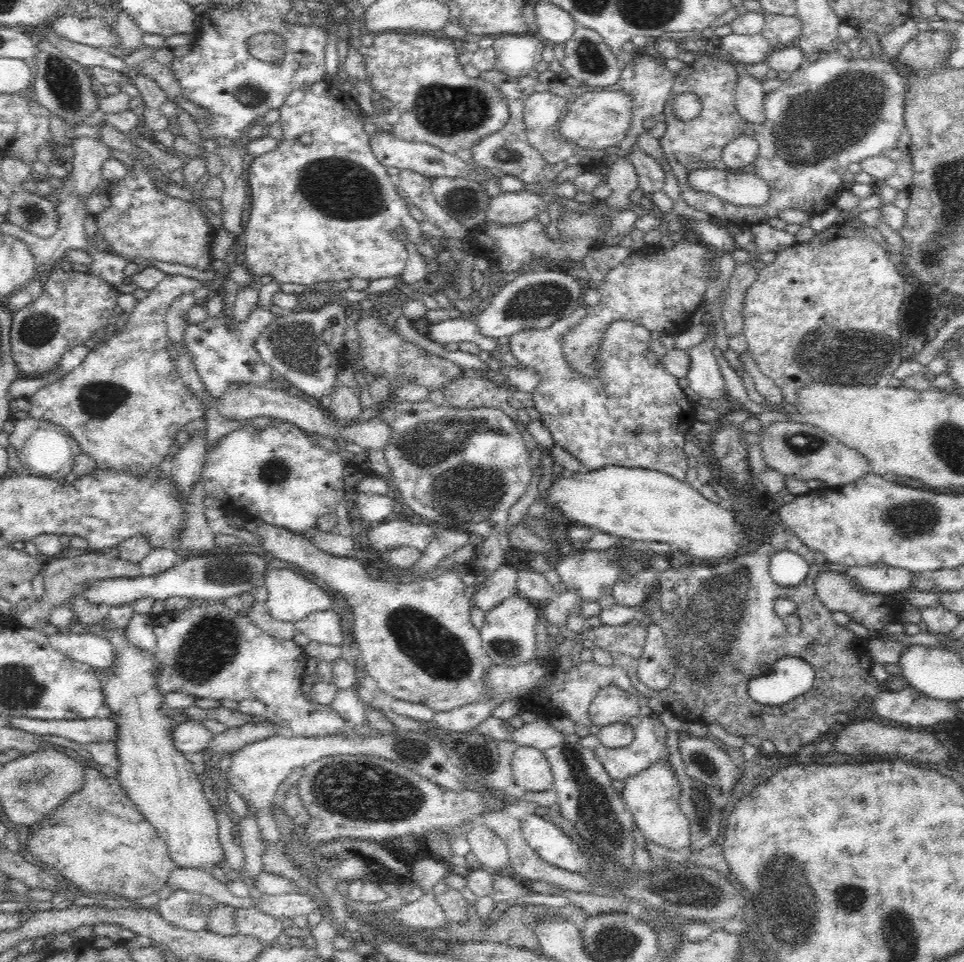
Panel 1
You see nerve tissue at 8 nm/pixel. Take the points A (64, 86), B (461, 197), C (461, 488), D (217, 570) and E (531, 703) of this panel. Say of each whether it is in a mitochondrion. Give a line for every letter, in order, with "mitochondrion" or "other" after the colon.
A: mitochondrion
B: mitochondrion
C: mitochondrion
D: mitochondrion
E: other

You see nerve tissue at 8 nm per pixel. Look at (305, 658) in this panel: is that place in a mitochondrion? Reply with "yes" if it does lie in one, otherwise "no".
no

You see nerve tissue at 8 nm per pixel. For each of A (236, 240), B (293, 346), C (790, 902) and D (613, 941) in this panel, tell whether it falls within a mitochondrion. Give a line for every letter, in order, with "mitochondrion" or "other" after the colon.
A: other
B: mitochondrion
C: mitochondrion
D: mitochondrion

